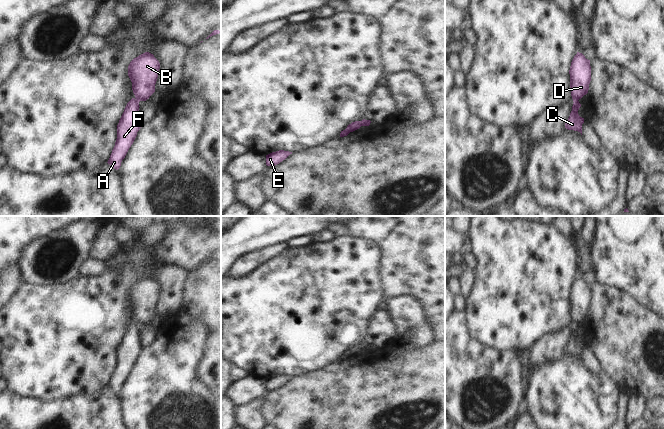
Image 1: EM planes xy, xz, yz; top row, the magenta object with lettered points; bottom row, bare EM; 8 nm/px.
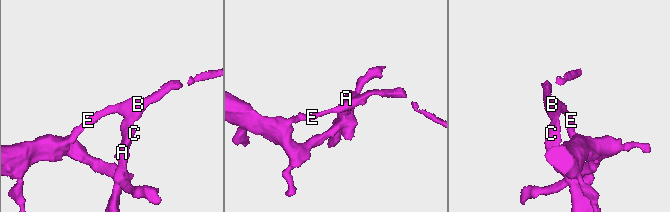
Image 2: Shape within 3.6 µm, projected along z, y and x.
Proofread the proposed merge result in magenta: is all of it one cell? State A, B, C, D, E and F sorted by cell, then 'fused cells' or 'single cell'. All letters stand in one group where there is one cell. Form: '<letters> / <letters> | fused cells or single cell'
A C F / B D E | fused cells

